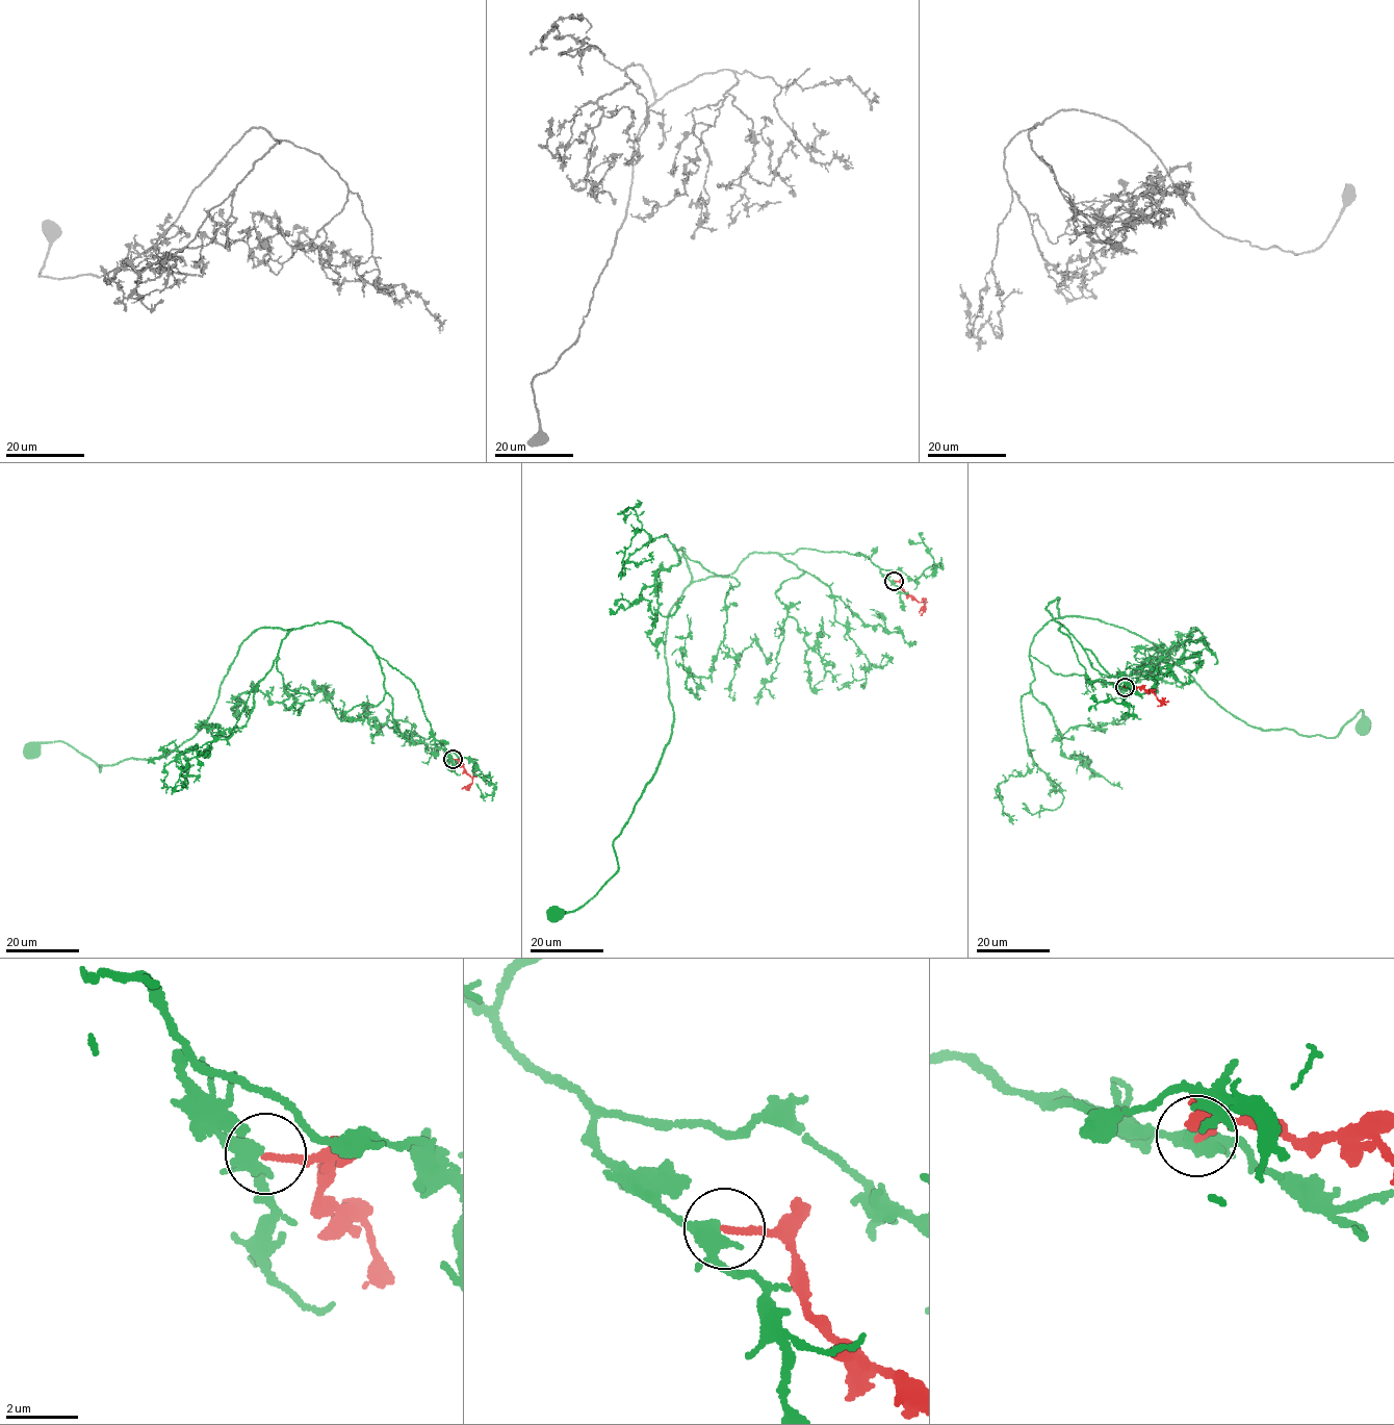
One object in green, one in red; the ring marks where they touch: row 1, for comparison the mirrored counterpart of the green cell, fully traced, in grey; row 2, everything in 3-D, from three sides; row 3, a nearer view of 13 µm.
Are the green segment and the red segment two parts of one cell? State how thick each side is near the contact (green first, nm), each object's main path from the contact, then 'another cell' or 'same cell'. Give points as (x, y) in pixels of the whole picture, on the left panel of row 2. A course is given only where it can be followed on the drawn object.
340/180 nm | green via (453, 759), (410, 680), (334, 621), (252, 633), (212, 713), (168, 756), (100, 771), (60, 741), (29, 754) | red via (454, 759), (460, 760), (472, 781), (468, 787), (463, 787) | another cell

